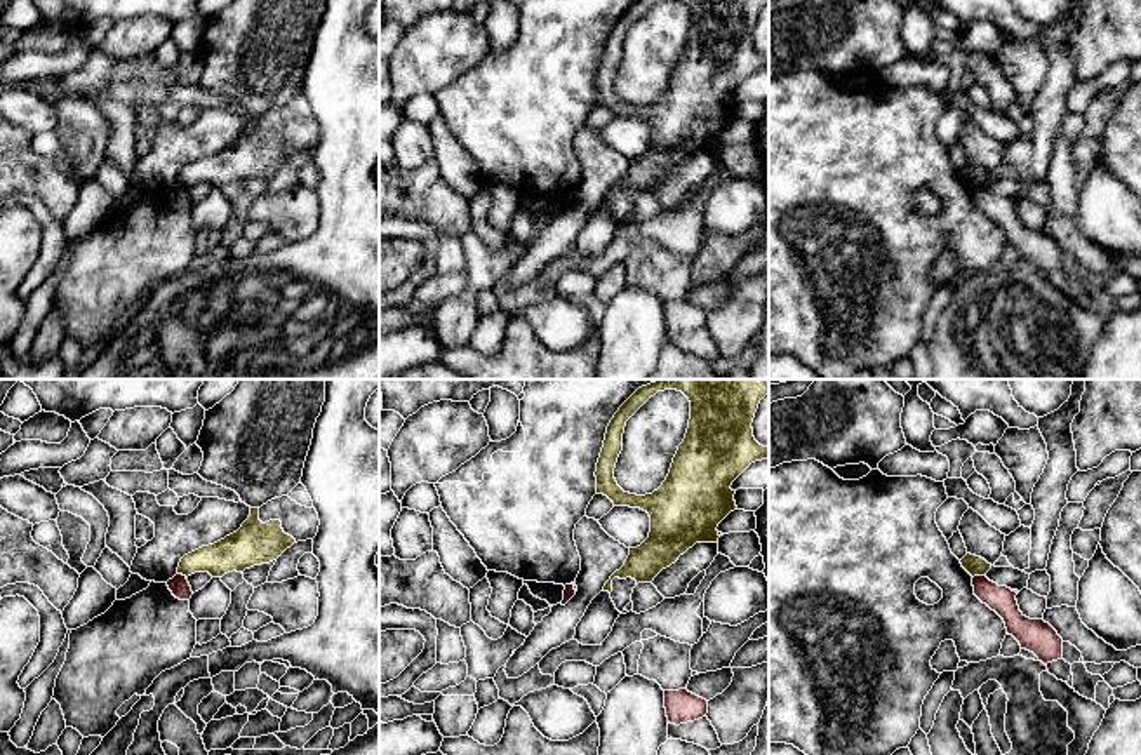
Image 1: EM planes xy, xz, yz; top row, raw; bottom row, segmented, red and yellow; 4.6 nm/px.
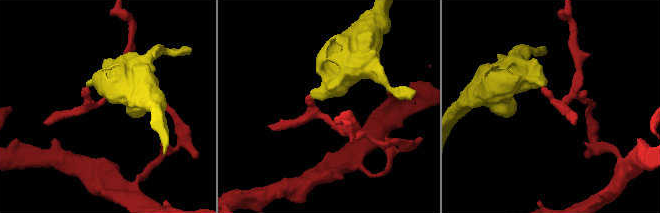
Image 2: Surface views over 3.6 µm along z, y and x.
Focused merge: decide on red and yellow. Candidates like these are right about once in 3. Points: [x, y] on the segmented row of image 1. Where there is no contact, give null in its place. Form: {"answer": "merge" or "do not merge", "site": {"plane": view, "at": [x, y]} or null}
{"answer": "do not merge", "site": {"plane": "yz", "at": [978, 576]}}

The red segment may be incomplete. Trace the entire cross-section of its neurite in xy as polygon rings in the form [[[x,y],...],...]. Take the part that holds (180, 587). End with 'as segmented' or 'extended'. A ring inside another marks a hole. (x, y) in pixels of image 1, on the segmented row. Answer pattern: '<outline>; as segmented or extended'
[[[176,574],[172,579],[167,581],[169,590],[179,600],[190,600],[193,591],[191,586],[183,574]]]; as segmented

